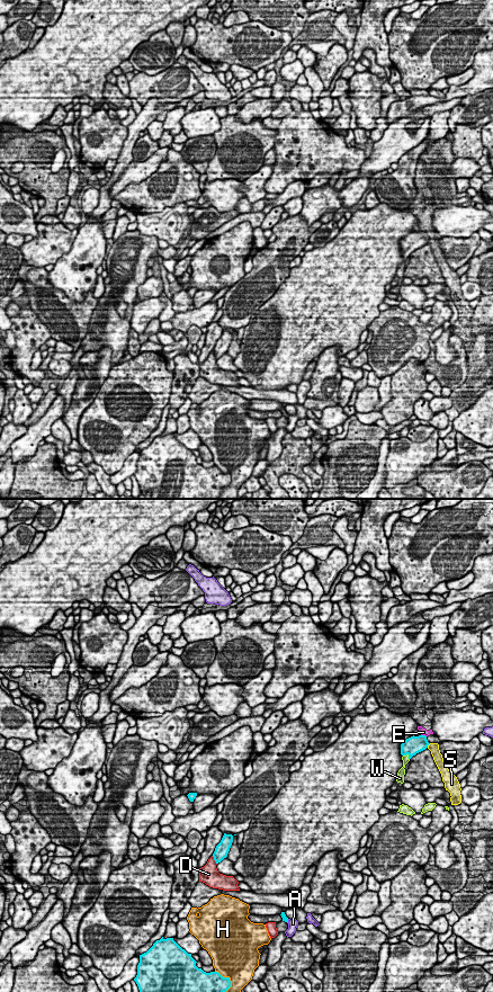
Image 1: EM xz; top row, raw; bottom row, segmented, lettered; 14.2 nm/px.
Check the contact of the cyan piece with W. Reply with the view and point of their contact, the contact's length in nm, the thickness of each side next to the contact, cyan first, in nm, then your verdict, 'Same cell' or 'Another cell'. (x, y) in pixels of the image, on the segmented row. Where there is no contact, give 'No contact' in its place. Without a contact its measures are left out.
Touches cyan at xz (409, 756). Shared border 120 nm. Thickness 260 nm (cyan) against 100 nm. Same cell

